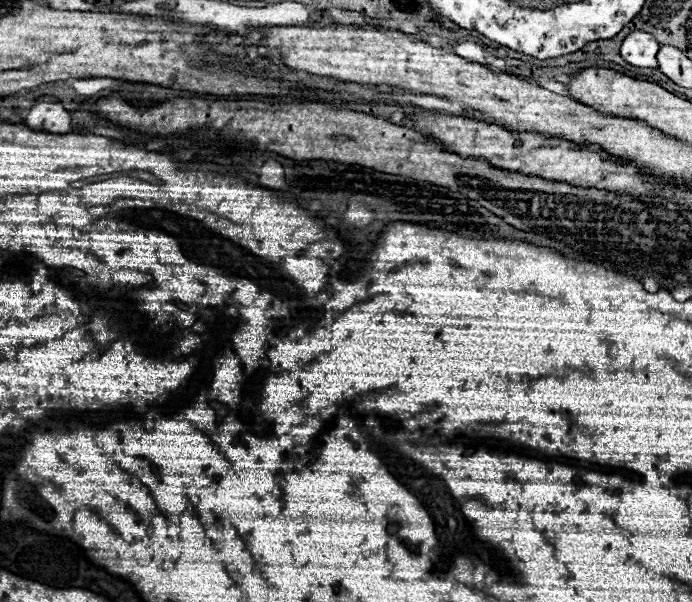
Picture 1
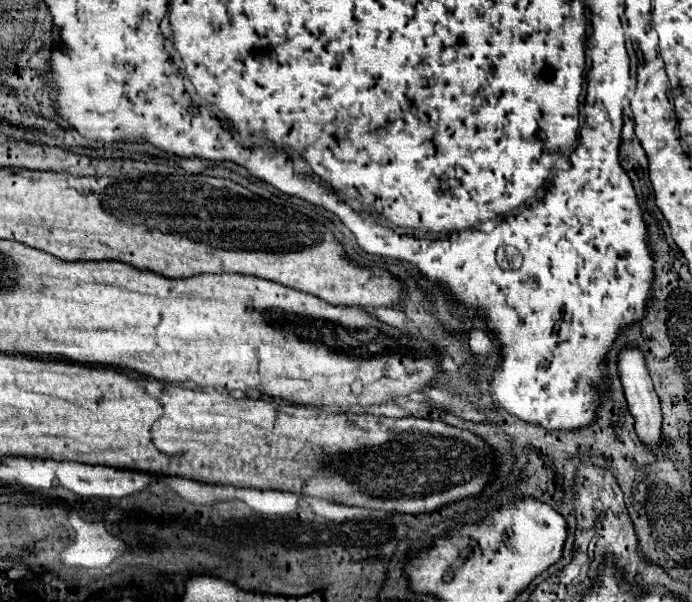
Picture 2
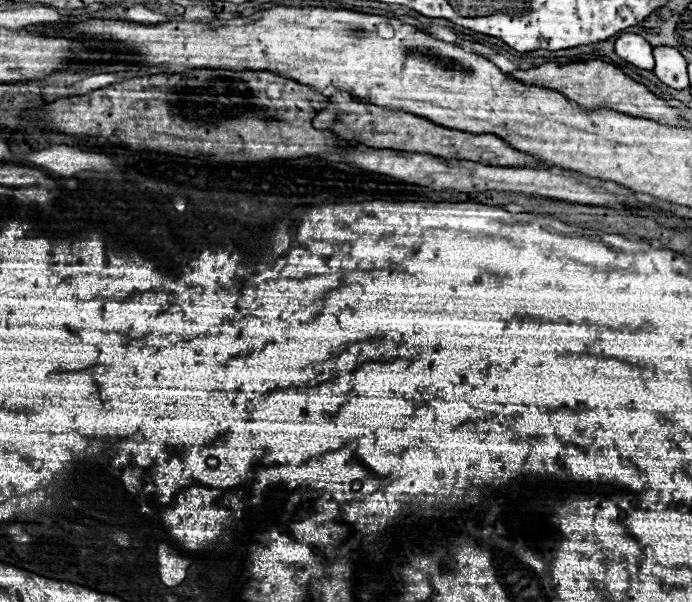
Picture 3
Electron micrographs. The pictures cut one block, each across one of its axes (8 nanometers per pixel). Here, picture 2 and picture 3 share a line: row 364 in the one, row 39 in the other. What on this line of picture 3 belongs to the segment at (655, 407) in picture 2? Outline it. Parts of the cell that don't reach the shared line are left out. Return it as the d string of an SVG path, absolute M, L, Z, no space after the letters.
M622 34L616 40L616 54L624 58L626 62L644 68L644 70L654 70L654 58L652 58L652 46L648 40L644 40L638 34Z

